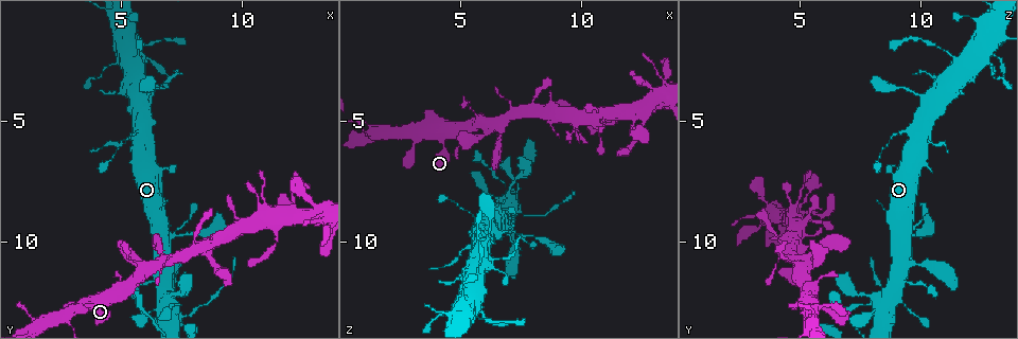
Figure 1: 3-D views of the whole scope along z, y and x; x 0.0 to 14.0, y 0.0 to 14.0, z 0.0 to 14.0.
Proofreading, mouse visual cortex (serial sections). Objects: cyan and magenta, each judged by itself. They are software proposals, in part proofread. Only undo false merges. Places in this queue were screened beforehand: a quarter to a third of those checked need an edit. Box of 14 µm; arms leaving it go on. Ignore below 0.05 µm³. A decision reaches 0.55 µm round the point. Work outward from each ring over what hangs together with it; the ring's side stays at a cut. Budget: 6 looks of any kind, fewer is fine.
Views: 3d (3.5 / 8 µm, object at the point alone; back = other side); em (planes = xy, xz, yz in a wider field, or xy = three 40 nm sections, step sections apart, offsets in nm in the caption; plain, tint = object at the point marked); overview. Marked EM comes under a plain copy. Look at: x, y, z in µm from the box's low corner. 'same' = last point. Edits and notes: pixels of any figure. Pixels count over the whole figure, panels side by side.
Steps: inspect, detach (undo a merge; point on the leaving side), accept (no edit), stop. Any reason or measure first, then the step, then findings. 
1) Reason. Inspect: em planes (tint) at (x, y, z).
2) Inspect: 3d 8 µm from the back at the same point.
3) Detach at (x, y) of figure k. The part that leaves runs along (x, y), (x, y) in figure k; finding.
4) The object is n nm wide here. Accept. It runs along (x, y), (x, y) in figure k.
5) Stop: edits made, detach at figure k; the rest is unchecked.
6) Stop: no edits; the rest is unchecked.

Sudden change in width. Inspect: 3d 8 µm at (5.8, 5.5, 9.5).

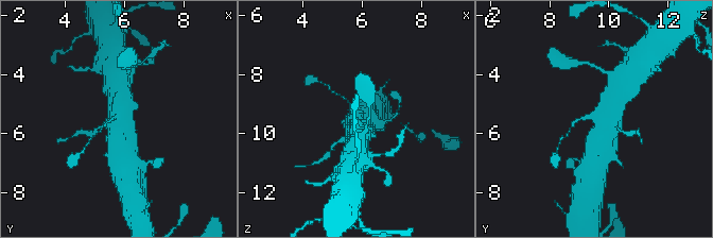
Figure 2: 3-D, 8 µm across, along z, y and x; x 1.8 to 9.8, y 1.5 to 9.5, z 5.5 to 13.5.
Now the EM. Inspect: em xy step 3 (tint) at (5.8, 5.4, 9.6).

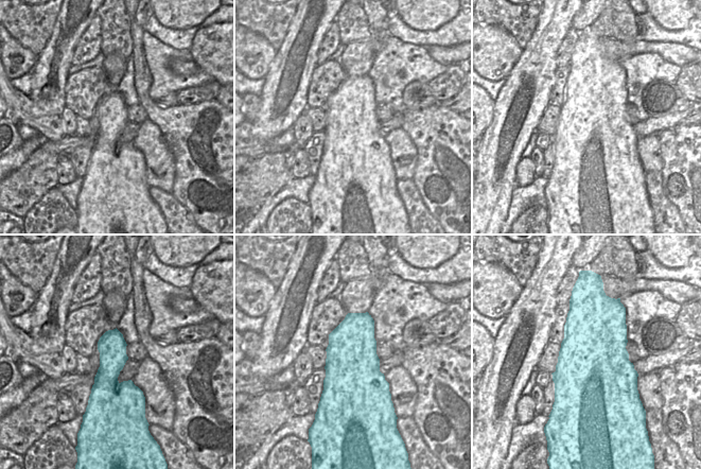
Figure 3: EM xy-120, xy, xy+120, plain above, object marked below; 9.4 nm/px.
Accept. It runs along (600, 153), (610, 104), (618, 95) in figure 2; all the same cell.

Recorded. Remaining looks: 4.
A narrow waist. Inspect: 3d 3.5 µm at (5.8, 2.1, 10.9).

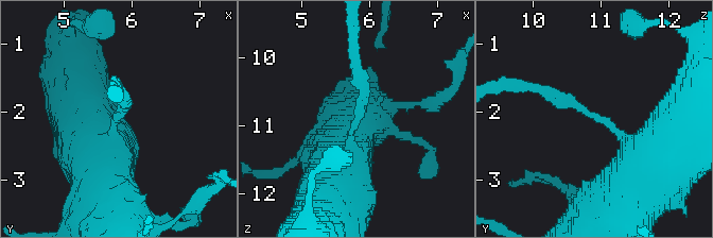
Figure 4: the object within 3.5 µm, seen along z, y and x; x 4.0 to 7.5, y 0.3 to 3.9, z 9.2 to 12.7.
The arms are 200, 450 nm wide. Inspect: em xy step 5 (tint) at (5.85, 2.05, 10.90).

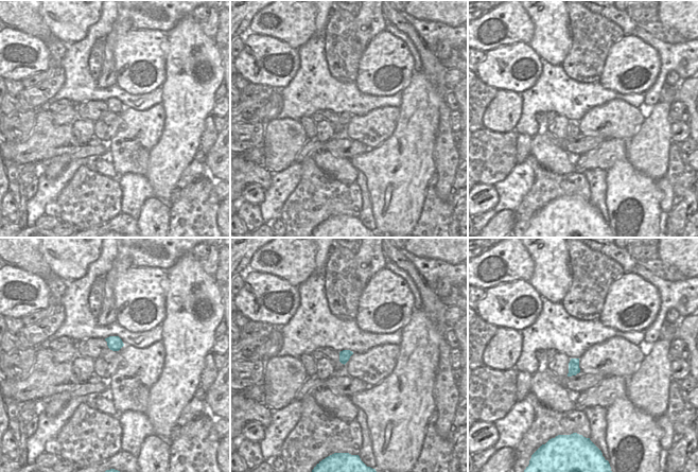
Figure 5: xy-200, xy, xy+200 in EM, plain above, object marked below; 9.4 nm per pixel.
Inspect: em xy step 1 (tint) at the same point.

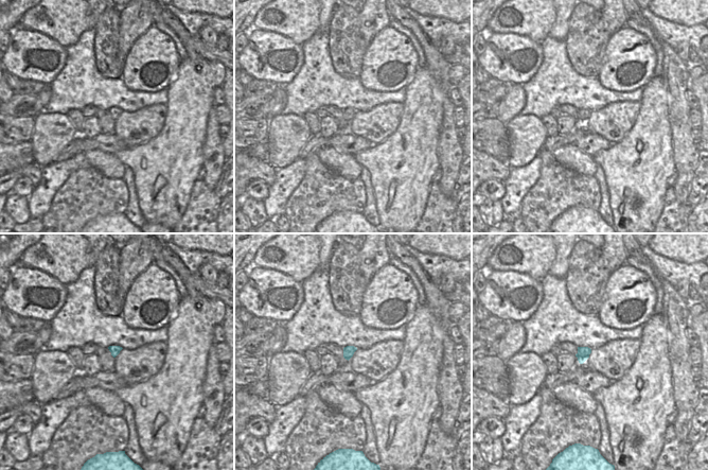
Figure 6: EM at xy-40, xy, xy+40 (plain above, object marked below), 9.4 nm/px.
Accept. It runs along (656, 176), (602, 118), (532, 88) in figure 4; all the same cell.

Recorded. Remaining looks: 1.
Stop: no edits; the rest is unchecked.

